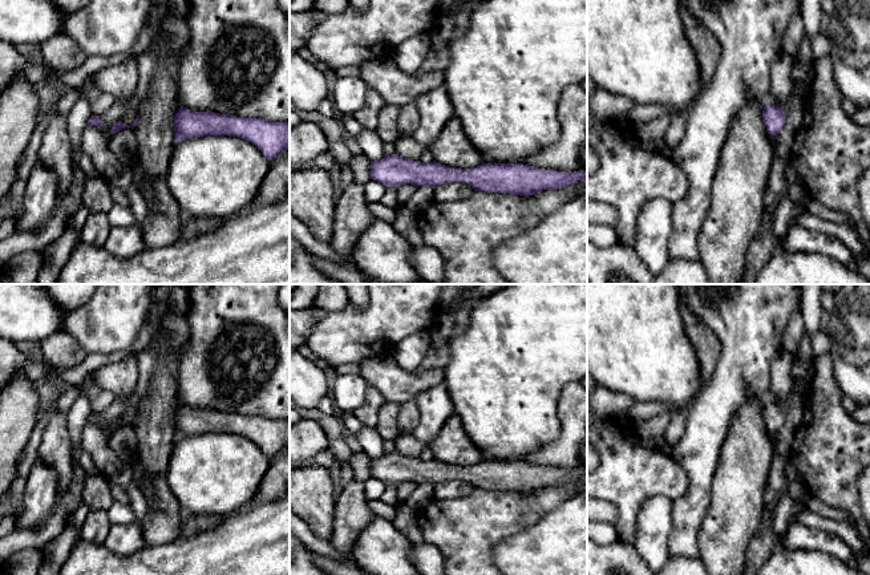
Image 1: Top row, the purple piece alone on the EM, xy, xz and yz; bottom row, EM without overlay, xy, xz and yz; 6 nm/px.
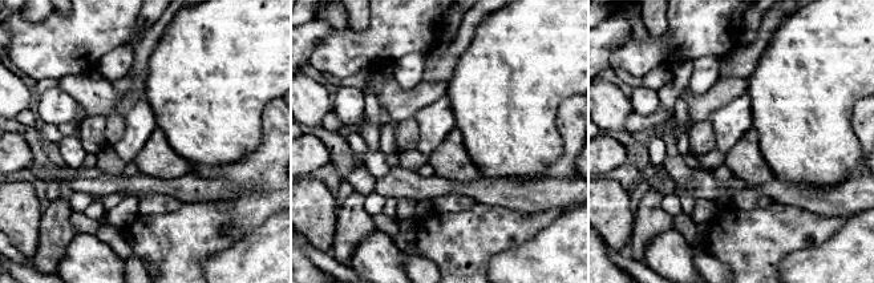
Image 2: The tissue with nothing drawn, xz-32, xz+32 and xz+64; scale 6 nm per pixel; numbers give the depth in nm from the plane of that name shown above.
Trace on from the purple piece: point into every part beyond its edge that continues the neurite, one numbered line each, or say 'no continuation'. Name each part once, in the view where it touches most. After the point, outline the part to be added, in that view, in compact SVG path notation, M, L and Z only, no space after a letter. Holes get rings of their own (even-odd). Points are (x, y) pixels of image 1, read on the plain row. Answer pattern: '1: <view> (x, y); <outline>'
no continuation

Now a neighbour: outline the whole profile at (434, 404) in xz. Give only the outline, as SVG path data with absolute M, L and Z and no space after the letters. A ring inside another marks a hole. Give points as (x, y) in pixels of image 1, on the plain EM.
M444 382L421 392L414 401L420 410L420 422L412 434L429 445L454 413L454 406Z

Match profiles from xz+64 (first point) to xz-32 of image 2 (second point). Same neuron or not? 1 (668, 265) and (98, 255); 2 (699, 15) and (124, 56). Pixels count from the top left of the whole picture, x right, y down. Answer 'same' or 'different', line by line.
1: same
2: different

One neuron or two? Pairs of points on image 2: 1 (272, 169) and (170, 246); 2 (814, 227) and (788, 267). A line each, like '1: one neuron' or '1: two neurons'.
1: one neuron
2: two neurons

